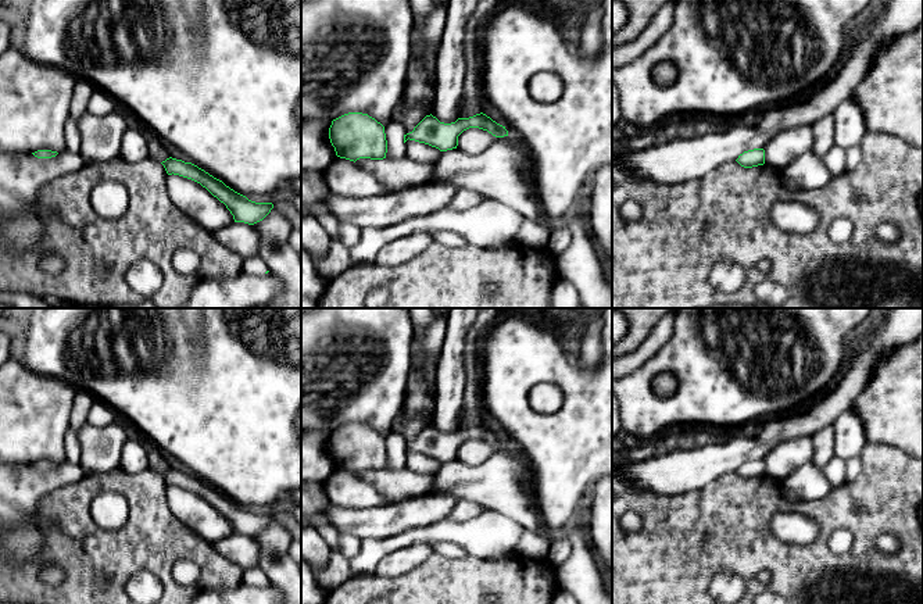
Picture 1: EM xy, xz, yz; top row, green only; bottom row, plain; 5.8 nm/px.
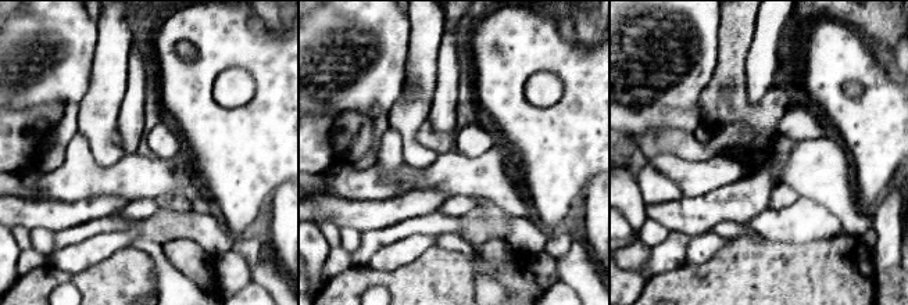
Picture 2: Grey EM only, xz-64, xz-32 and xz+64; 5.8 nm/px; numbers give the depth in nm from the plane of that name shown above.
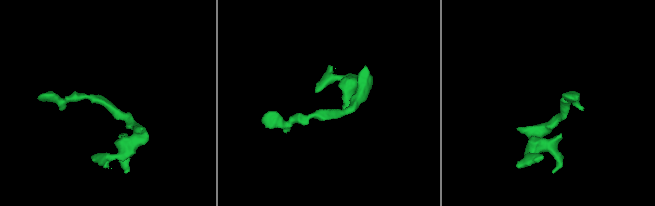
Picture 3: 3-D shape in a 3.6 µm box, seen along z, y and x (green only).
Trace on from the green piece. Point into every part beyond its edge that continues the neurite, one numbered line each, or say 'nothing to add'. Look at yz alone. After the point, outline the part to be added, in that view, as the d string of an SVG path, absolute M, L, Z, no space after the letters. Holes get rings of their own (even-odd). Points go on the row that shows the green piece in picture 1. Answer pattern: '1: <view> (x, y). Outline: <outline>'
nothing to add

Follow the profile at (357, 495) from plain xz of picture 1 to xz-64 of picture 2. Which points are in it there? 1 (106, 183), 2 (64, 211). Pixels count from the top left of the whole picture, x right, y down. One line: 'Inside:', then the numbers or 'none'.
Inside: 1

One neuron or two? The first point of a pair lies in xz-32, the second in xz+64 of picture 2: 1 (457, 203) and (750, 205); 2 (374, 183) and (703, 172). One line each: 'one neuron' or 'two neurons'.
1: two neurons
2: two neurons

